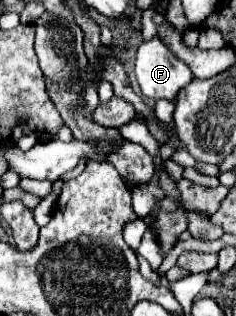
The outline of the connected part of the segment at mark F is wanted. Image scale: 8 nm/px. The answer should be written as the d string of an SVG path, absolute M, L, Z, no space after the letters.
M155 37L141 43L135 61L135 75L141 93L149 99L175 101L179 89L193 77L191 69Z

